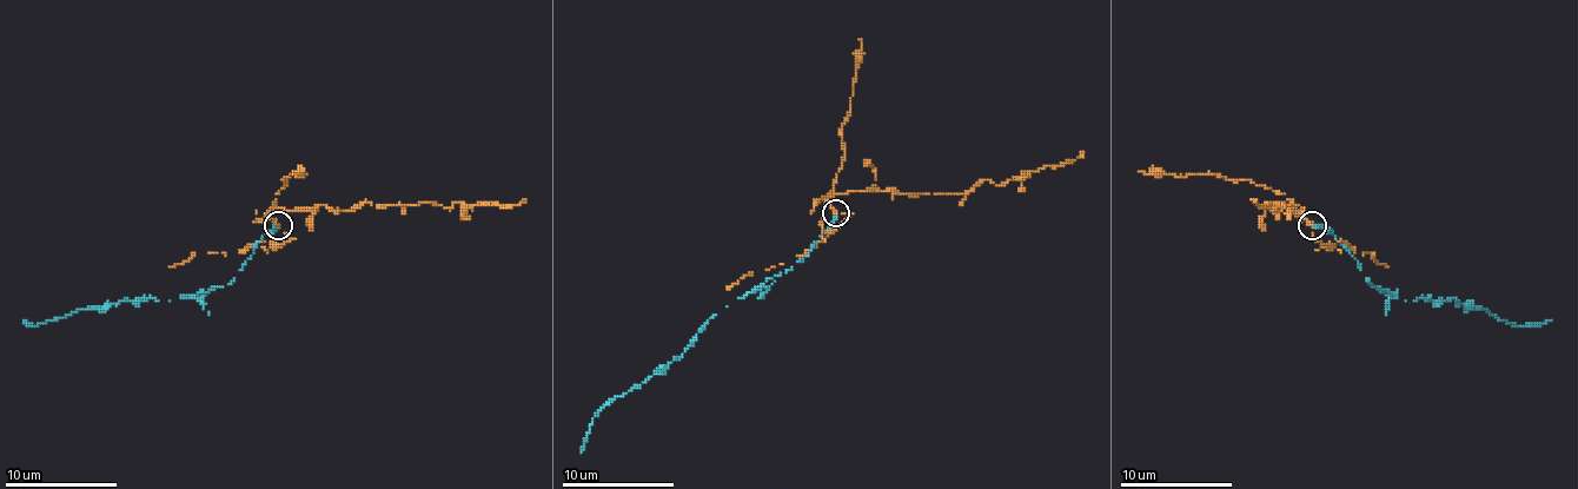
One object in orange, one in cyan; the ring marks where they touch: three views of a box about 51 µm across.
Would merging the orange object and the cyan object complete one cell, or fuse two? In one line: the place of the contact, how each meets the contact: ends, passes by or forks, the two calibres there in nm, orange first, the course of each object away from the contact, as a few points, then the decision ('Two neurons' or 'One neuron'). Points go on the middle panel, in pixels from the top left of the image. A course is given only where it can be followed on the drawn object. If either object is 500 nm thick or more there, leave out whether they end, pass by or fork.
Place: (835, 212). At the ring orange ends. At the ring cyan ends. Thickness 320 nm (orange) against 240 nm. Course of orange: (836, 213), (828, 203), (836, 193), (968, 193), (985, 179), (1007, 183), (1013, 177), (1072, 163), (1083, 152). Course of cyan: (836, 213), (814, 244), (780, 272), (713, 315), (682, 354), (609, 402), (592, 418), (581, 453). Two neurons

